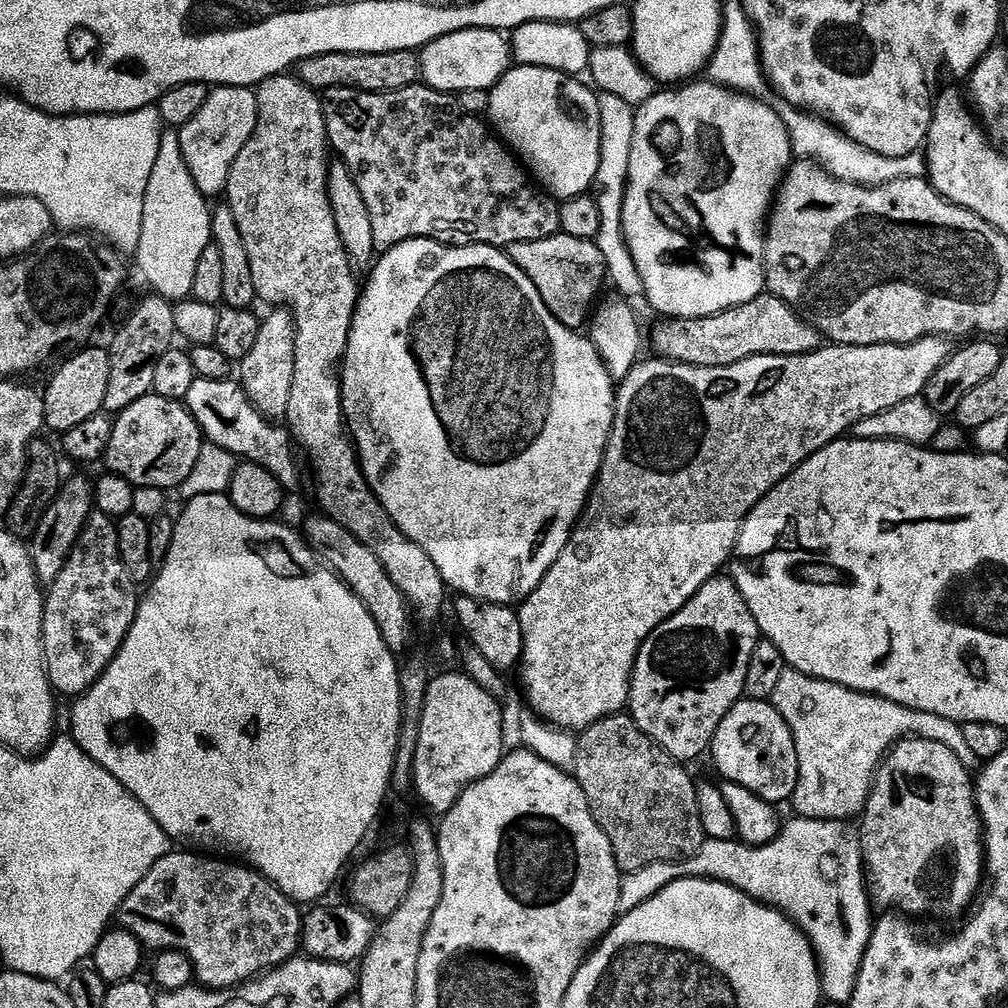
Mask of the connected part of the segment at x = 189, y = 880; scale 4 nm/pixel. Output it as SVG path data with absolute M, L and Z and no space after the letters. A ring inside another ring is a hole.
M172 850L169 851L167 856L162 857L149 870L146 878L142 878L142 882L138 882L138 886L134 886L134 890L120 904L120 911L118 913L119 927L126 929L130 934L134 934L134 938L138 938L145 949L155 950L156 952L181 952L182 954L186 954L186 958L190 958L190 962L192 963L195 979L203 987L217 990L234 988L237 984L246 984L248 981L256 979L257 976L265 972L271 972L273 968L279 968L281 964L293 959L301 951L302 941L300 935L304 929L304 916L302 915L301 905L297 901L291 900L277 884L271 884L255 868L247 867L243 863L229 862L224 858L213 858L211 855L201 854L196 850L180 851L184 852Z

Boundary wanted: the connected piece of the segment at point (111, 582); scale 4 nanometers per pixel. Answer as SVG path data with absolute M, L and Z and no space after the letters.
M93 511L92 517L88 519L88 525L82 530L82 534L78 538L78 542L74 545L72 552L61 573L50 587L47 589L44 598L44 664L48 668L48 681L51 682L53 689L61 697L72 696L71 698L79 698L84 695L88 689L94 686L94 682L105 672L110 666L110 662L118 654L118 650L124 644L126 634L130 630L130 626L136 617L136 606L138 603L138 592L136 596L137 585L133 583L130 573L127 572L126 566L123 564L122 554L119 552L119 530L117 521L111 516L104 516L101 512Z

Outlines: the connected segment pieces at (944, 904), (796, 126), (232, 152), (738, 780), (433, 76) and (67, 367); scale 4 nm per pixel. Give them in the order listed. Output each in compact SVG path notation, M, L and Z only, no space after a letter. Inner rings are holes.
M915 738L902 740L884 757L874 777L868 804L864 807L862 813L864 825L859 825L858 828L860 848L864 851L866 883L871 903L877 909L895 910L897 913L909 918L917 918L916 916L941 916L944 920L952 920L955 916L962 915L961 917L963 917L973 907L974 901L977 899L978 893L986 880L986 853L984 850L984 829L980 819L980 812L976 808L976 789L973 777L971 775L968 777L968 767L969 765L960 759L958 753L946 746L942 746L942 742L934 742L933 740L918 740Z
M784 106L779 109L780 116L792 137L792 151L797 157L814 160L823 164L824 169L840 180L851 184L875 186L889 184L895 180L914 180L923 177L926 172L926 160L923 155L917 154L906 158L886 158L871 152L866 146L854 142L841 132L835 124L827 121L822 116L803 111L793 106Z
M216 86L209 91L206 106L194 114L194 118L179 129L180 145L192 177L205 198L213 198L225 191L230 170L242 154L246 142L256 134L260 107L252 88Z
M737 700L714 734L711 756L727 783L742 786L773 806L791 801L798 786L798 754L792 731L768 700Z
M467 28L425 44L420 52L420 61L422 80L429 88L449 94L487 93L513 67L514 53L509 37L503 31L494 28Z
M85 347L72 354L72 357L53 374L48 389L43 389L44 423L49 429L53 428L56 434L79 426L81 422L86 422L86 418L101 415L106 402L107 387L110 386L110 354L107 347L92 347Z

